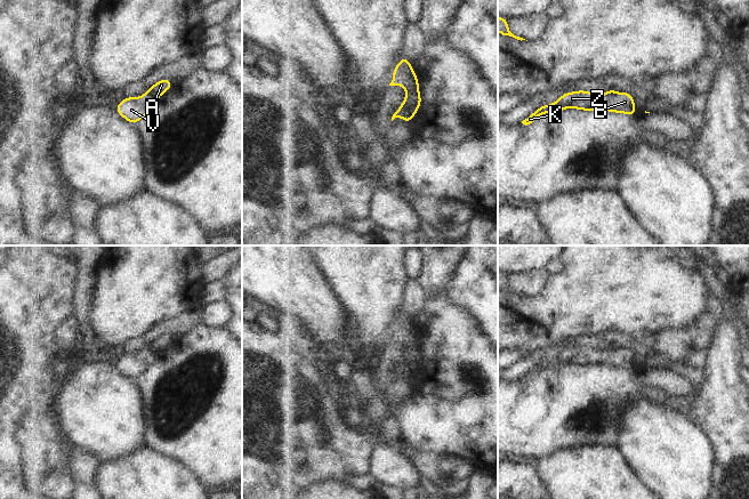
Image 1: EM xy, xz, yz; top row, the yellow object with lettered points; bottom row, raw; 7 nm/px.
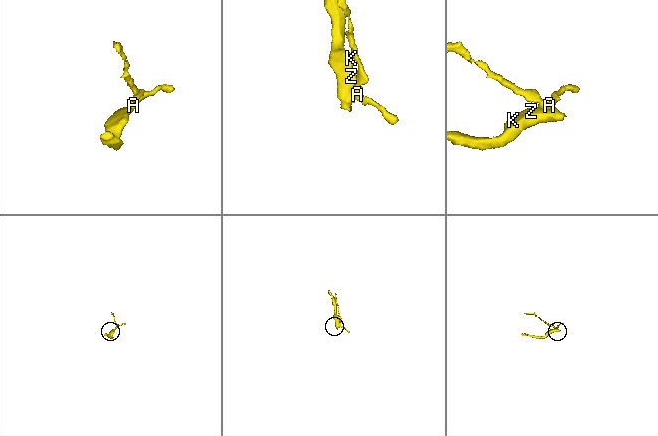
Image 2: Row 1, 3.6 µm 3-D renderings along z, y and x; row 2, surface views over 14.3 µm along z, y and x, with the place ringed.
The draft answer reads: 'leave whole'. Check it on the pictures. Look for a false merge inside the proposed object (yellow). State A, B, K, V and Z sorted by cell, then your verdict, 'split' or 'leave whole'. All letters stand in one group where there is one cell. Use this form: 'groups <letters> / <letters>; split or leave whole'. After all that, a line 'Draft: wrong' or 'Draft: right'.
groups A / B K V Z; split
Draft: wrong

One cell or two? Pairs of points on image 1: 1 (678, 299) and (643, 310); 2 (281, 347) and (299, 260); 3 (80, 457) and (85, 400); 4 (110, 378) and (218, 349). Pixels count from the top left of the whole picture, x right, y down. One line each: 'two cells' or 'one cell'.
1: one cell
2: two cells
3: two cells
4: two cells

